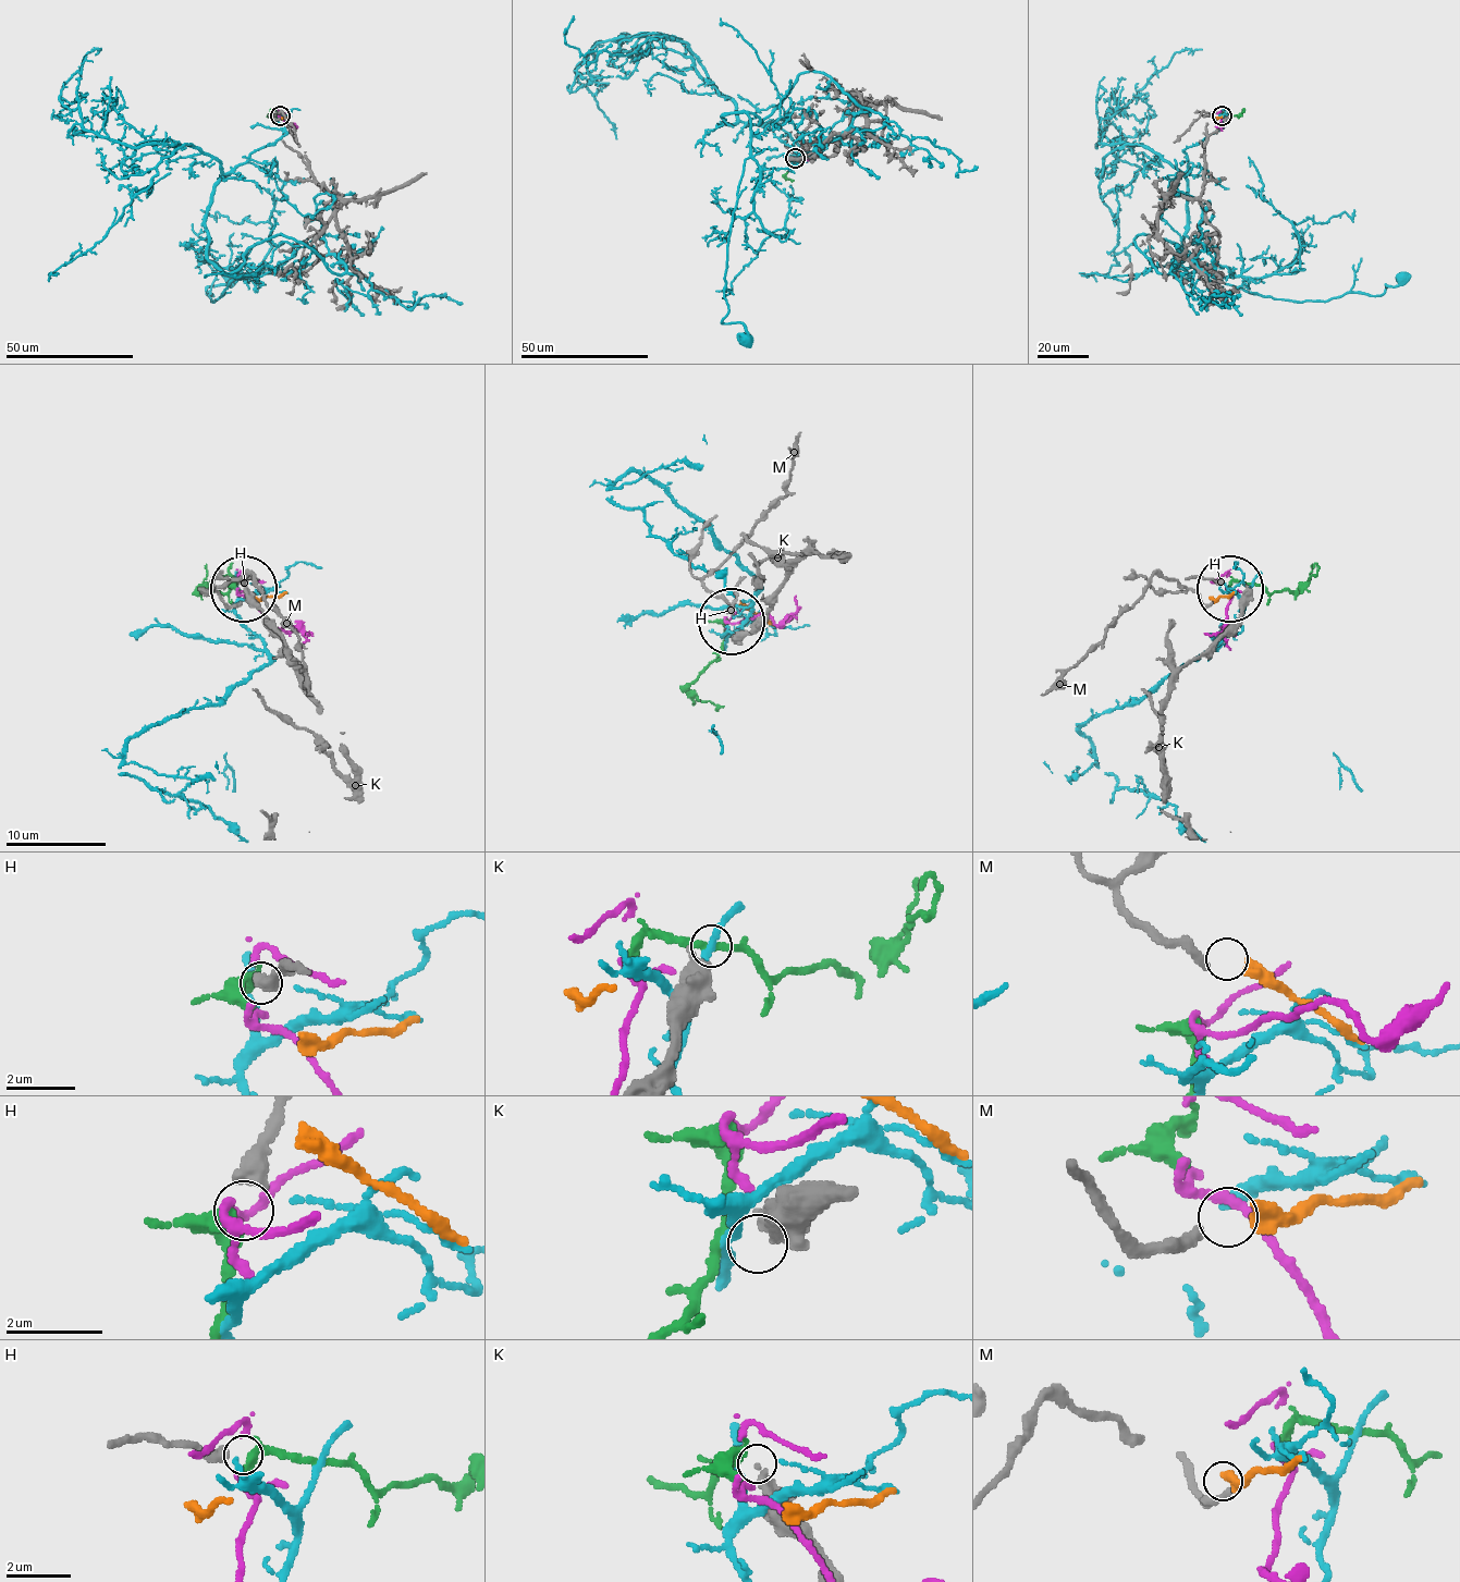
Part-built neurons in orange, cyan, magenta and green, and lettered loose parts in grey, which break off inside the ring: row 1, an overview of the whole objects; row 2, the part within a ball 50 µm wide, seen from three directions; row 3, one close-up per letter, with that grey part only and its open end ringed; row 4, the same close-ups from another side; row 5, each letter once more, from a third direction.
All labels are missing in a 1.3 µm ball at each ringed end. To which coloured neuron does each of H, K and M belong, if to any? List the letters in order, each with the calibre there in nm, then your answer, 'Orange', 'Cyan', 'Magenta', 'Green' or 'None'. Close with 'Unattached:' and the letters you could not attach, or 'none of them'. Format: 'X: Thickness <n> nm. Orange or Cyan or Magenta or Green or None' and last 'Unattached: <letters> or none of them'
H: Thickness 400 nm. Green
K: Thickness 440 nm. None
M: Thickness 220 nm. Orange
Unattached: K

